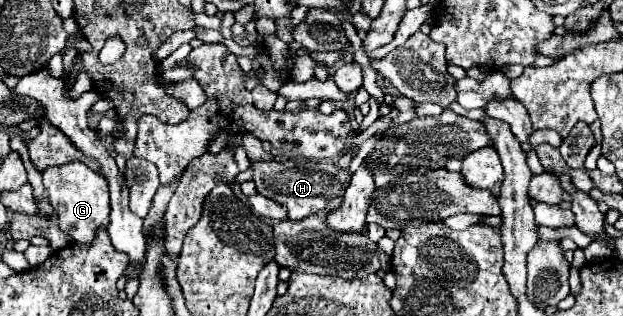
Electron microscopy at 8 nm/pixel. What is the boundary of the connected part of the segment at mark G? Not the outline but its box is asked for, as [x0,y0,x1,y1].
[42,162,109,244]

